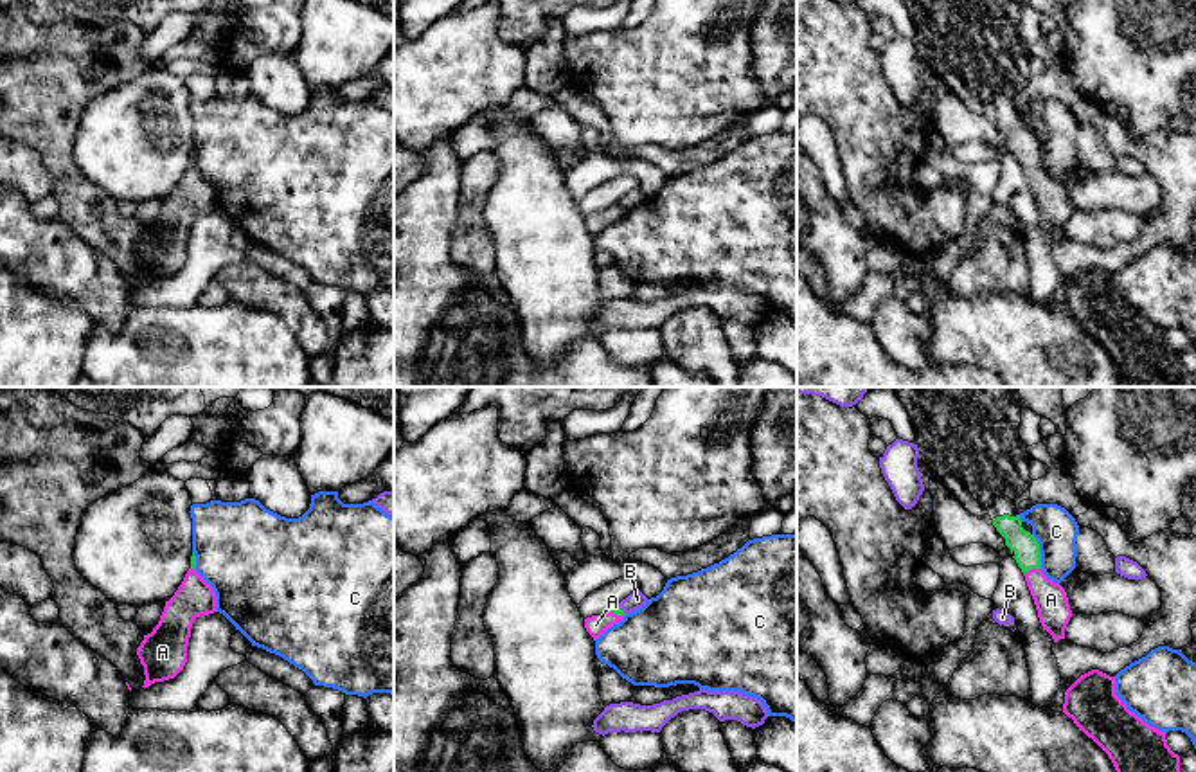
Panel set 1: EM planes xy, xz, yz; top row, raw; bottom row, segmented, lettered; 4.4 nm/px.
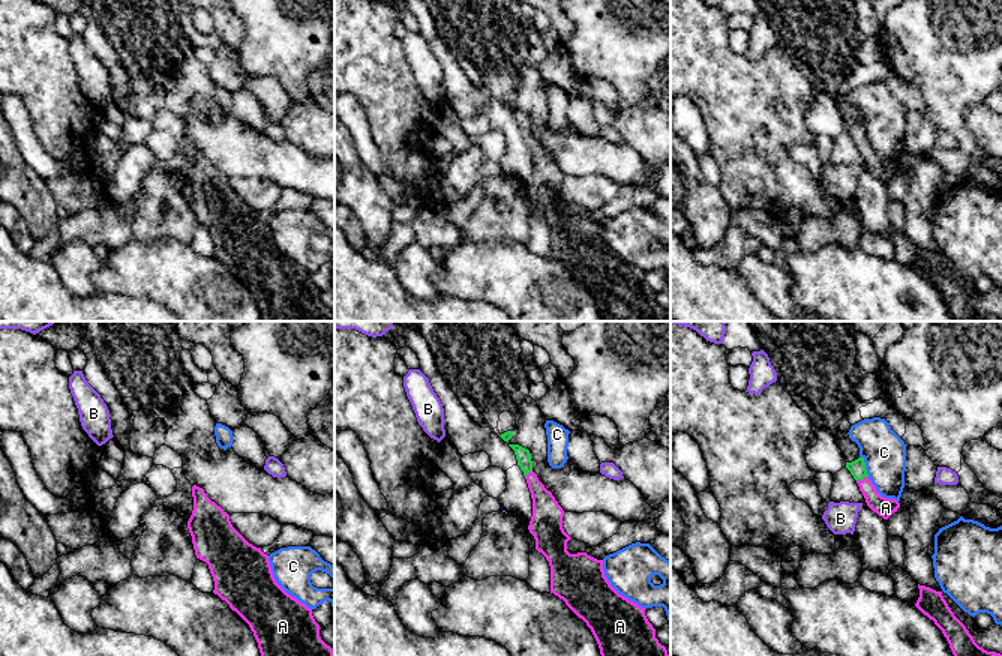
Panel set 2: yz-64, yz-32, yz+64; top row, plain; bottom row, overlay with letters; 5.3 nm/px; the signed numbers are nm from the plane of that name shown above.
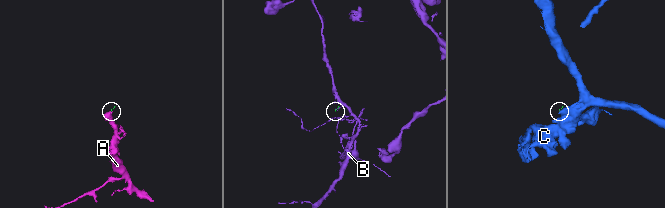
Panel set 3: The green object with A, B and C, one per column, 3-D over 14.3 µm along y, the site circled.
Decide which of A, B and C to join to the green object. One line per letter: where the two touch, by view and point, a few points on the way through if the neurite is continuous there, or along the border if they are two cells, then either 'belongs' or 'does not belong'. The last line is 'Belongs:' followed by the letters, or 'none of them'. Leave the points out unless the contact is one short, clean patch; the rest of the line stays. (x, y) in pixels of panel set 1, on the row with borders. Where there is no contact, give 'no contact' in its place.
A: contact yz (1031, 567); way yz (1026, 547), (1031, 567), (1036, 582), (1051, 600); belongs
B: contact xz (623, 610); border xz (619, 605), (624, 614); does not belong
C: contact yz (1038, 551); border yz (1031, 535), (1038, 544), (1042, 567); does not belong
Belongs: A

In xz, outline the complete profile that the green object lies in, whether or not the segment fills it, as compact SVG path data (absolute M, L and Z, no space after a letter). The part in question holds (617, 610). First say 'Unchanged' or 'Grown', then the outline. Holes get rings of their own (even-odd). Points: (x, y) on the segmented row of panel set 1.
Grown. M615 606L601 615L592 615L585 619L586 632L595 639L599 639L608 628L620 623L624 619L624 610Z

